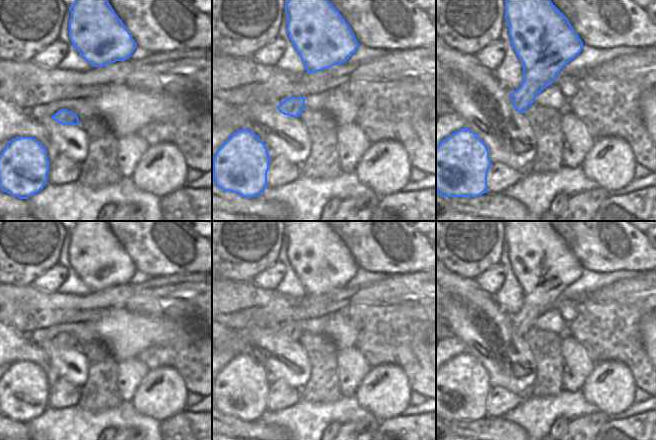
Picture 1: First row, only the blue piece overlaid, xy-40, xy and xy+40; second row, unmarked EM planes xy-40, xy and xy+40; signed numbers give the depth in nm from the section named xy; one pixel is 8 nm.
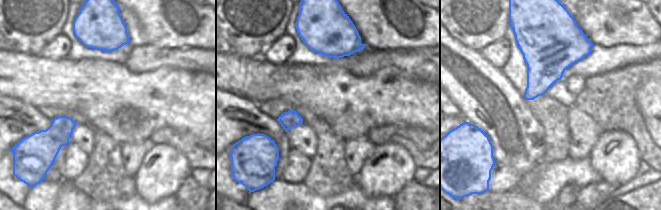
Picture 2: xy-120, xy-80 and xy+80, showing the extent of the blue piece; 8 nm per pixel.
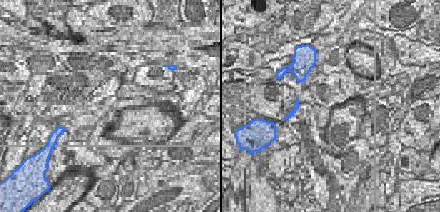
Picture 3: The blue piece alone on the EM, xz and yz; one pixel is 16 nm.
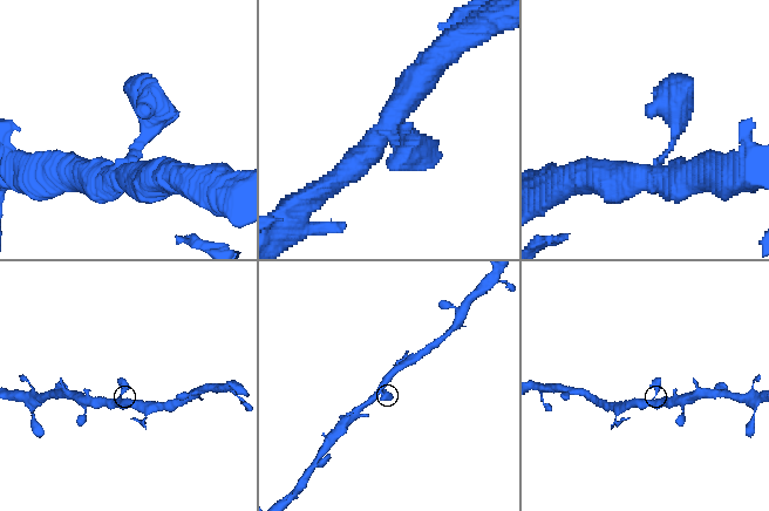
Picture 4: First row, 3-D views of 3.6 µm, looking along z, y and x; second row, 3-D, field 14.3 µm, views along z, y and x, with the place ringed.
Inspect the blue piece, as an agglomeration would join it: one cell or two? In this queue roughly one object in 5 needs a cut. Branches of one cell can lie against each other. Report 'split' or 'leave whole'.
leave whole

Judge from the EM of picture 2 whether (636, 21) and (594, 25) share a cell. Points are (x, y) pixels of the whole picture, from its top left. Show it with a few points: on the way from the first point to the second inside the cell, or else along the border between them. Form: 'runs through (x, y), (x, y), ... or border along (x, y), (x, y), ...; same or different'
runs through (626, 25), (620, 25), (615, 20), (604, 20); same

